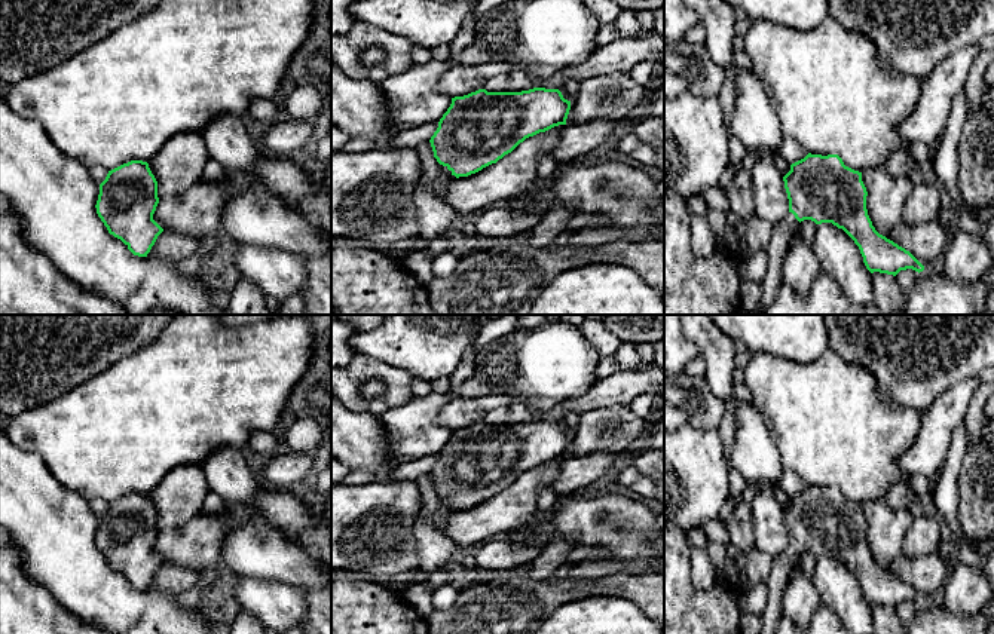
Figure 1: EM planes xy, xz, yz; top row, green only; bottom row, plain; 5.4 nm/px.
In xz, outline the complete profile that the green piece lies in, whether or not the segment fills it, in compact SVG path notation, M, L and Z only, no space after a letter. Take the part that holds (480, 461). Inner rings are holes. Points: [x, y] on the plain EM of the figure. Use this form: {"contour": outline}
{"contour": "M478 422L452 431L429 475L434 490L456 511L496 496L526 471L566 457L571 434L559 422L522 425Z"}

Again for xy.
{"contour": "M131 493L108 503L105 512L100 517L95 540L110 567L120 572L134 588L147 589L157 569L163 564L153 552L157 536L157 514L149 496Z"}

